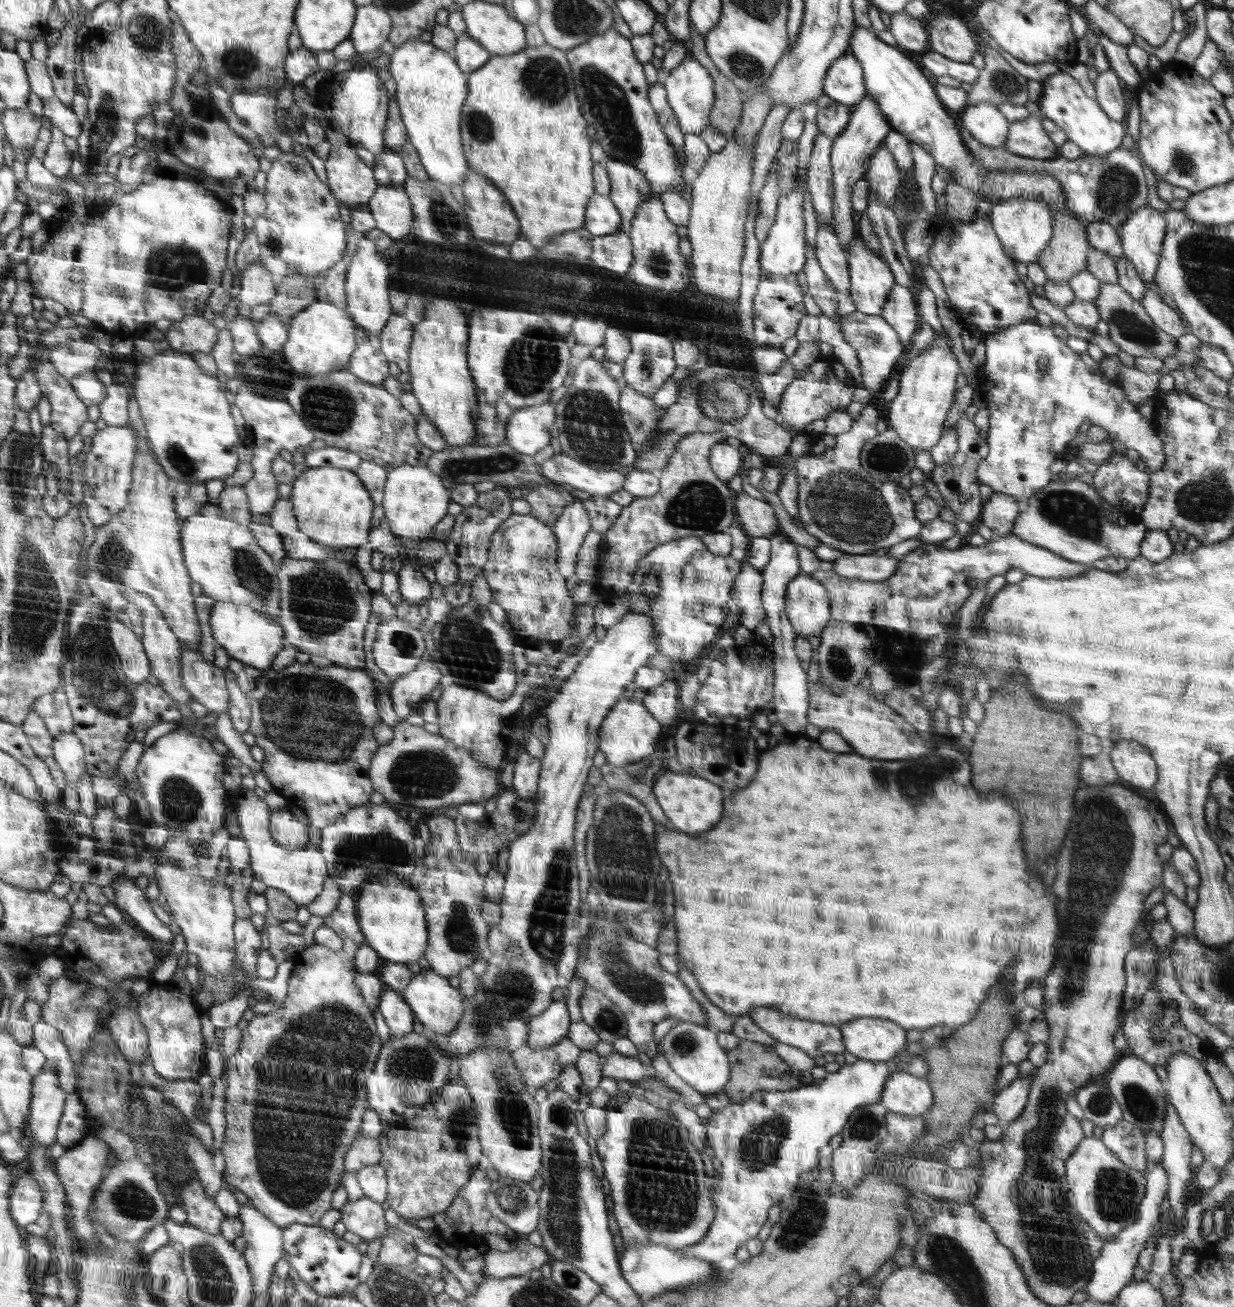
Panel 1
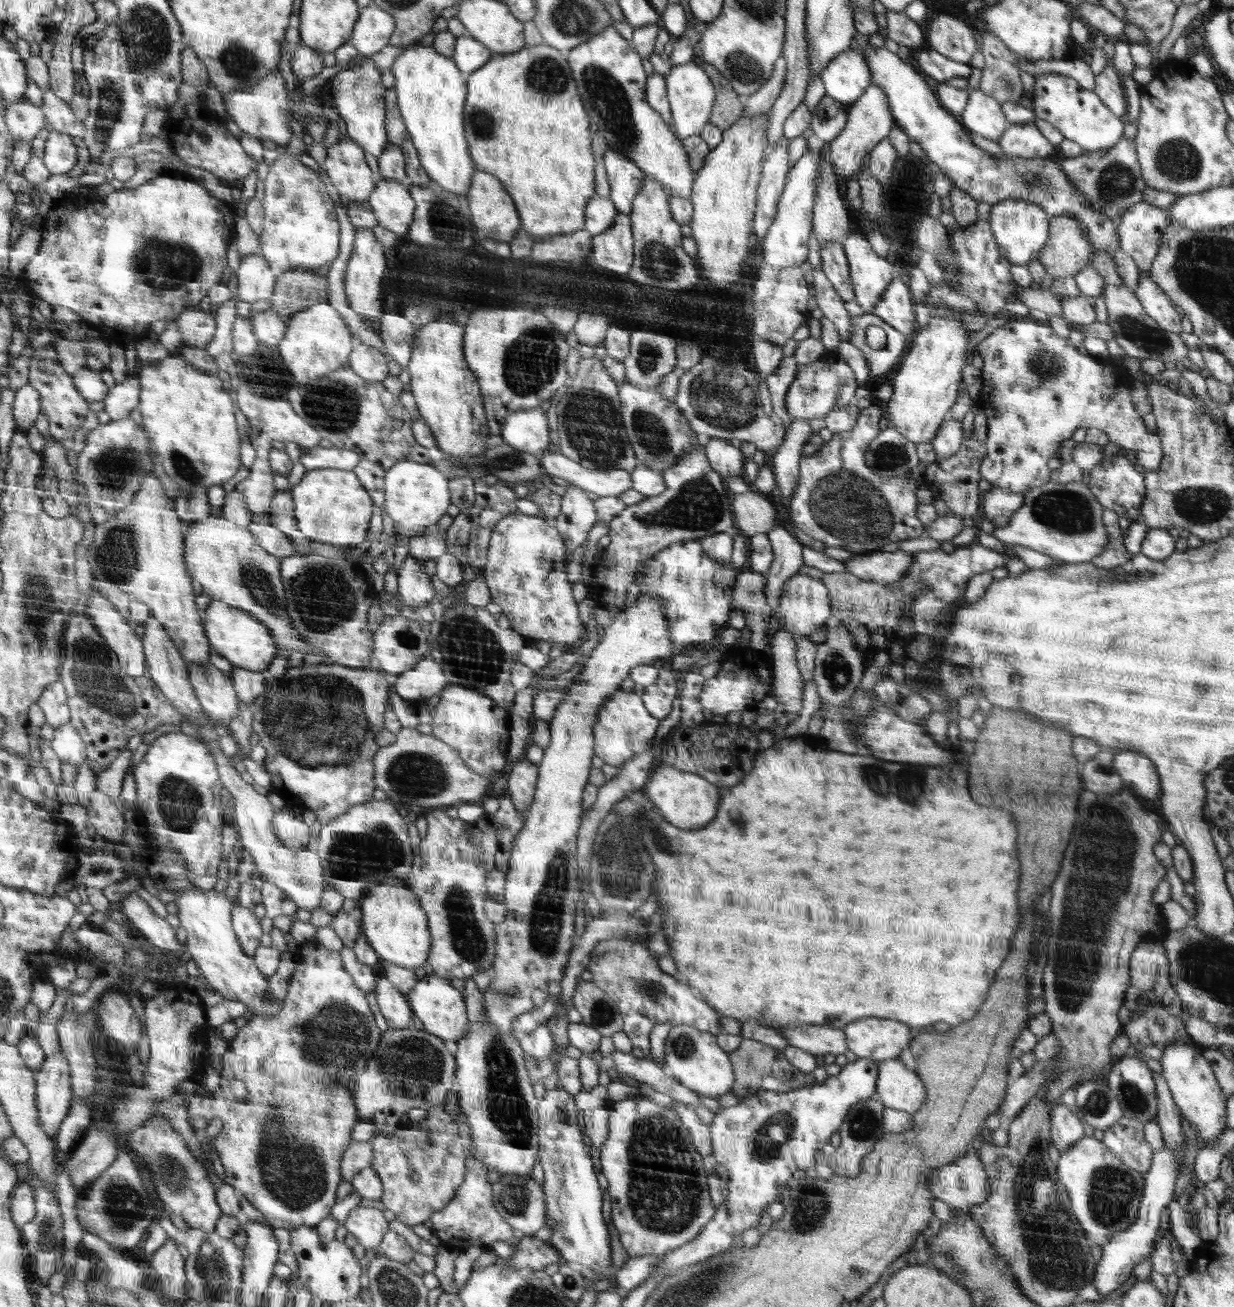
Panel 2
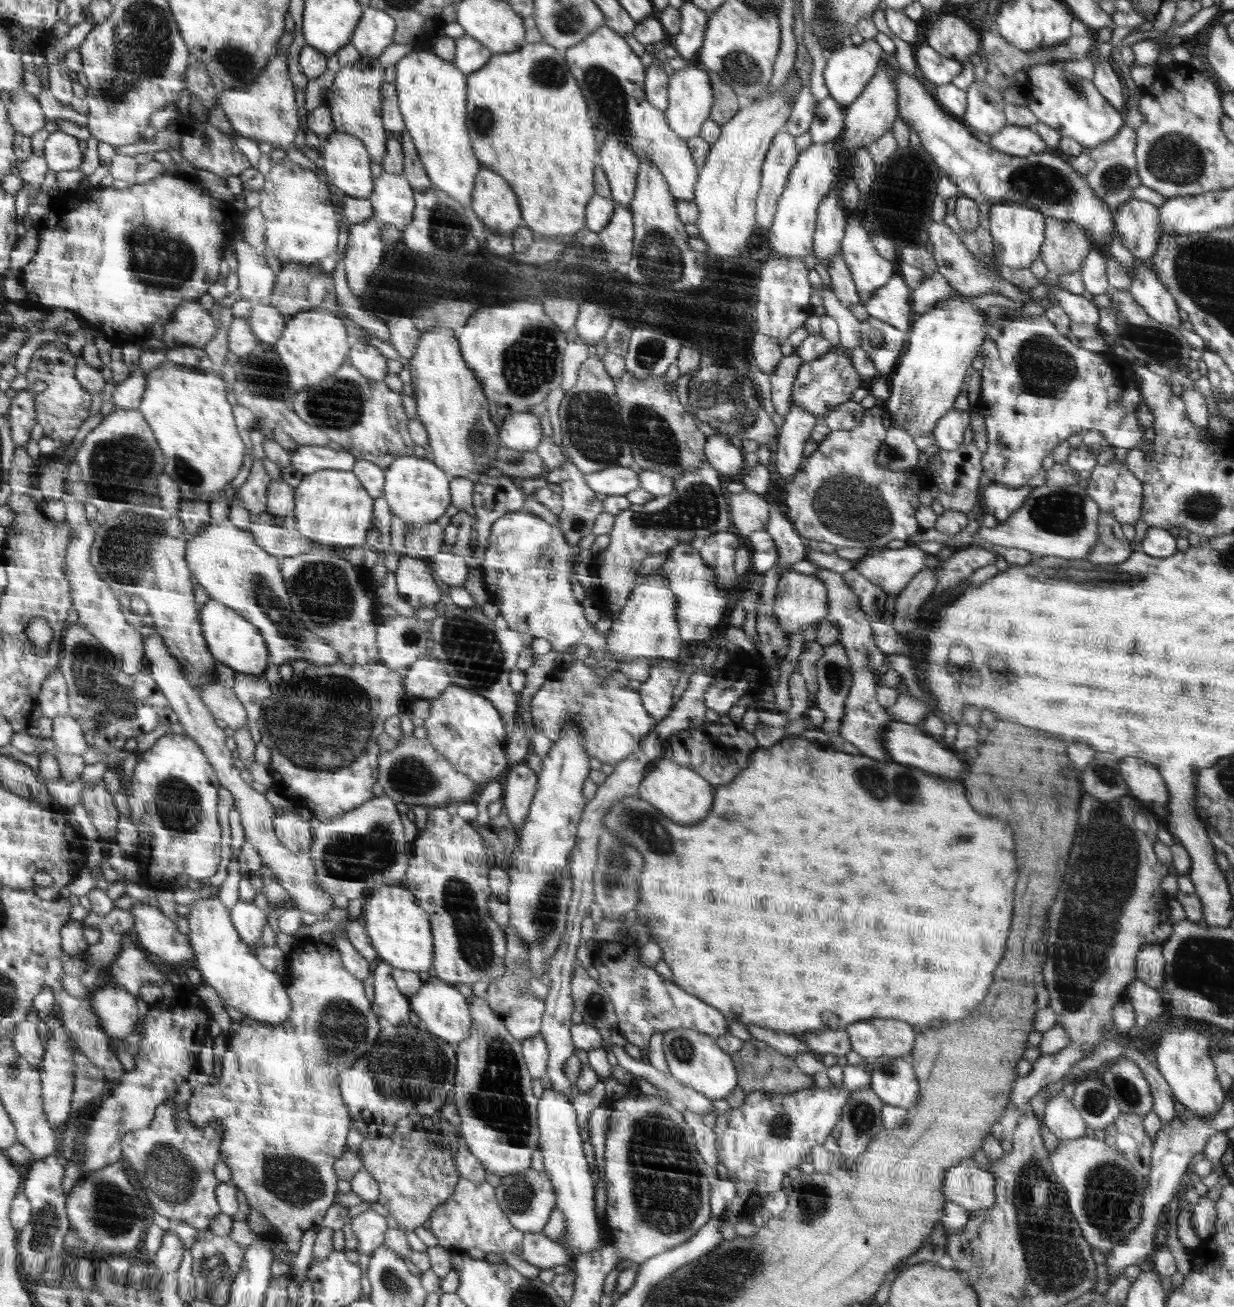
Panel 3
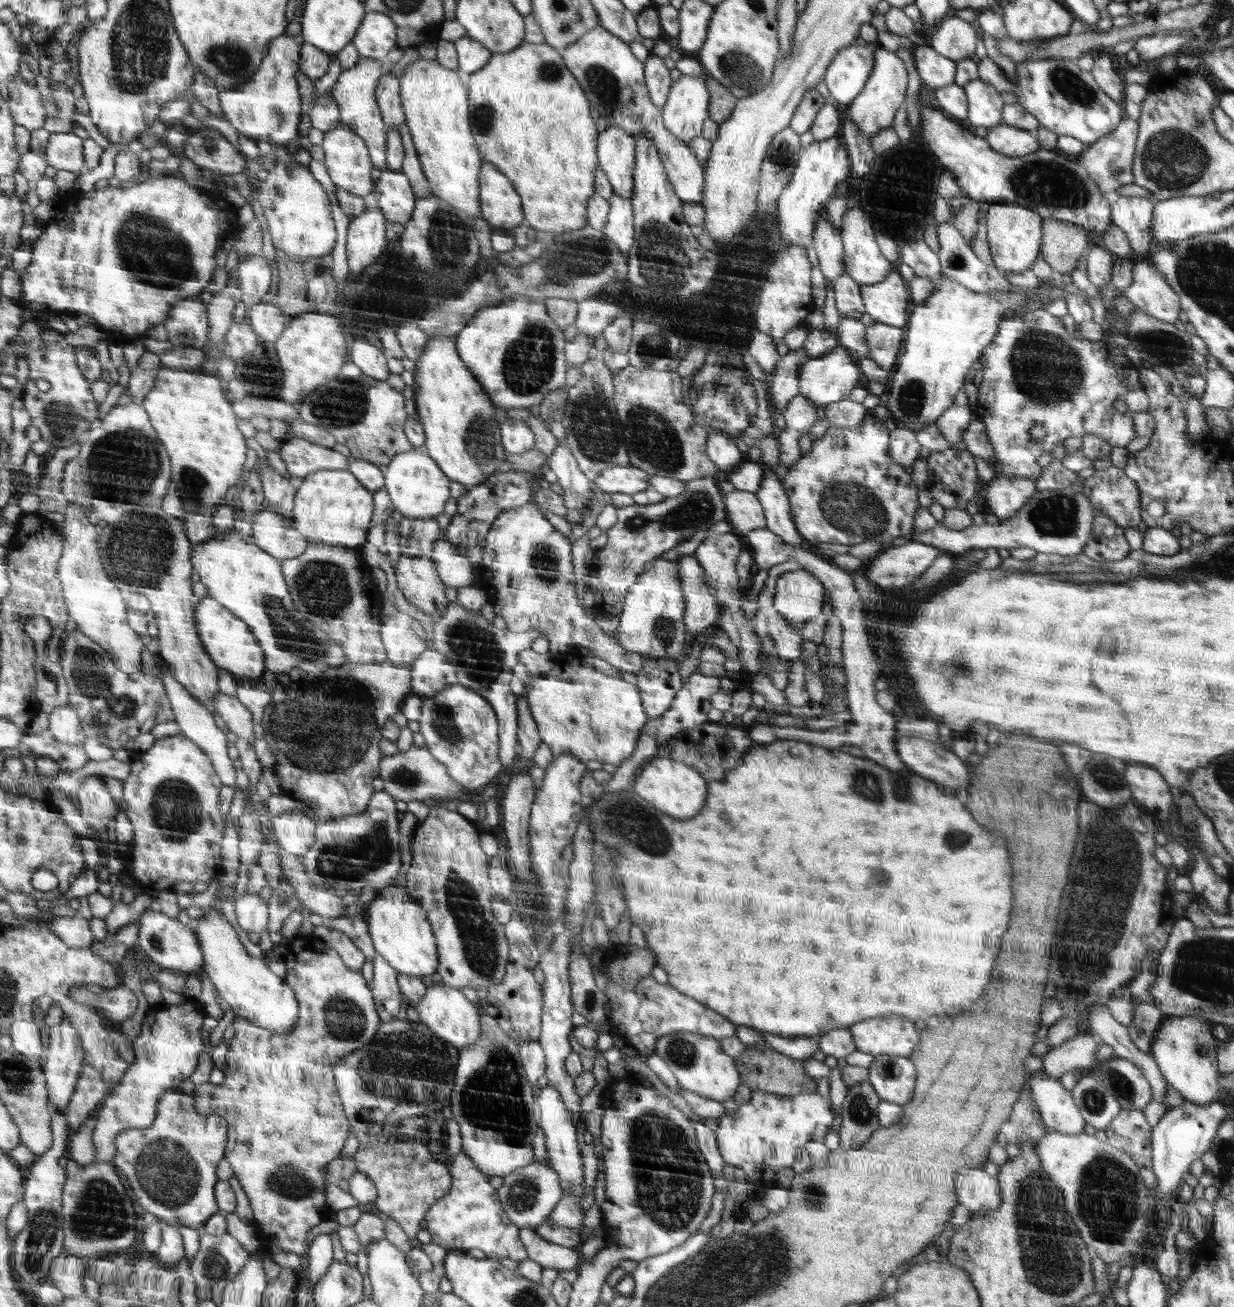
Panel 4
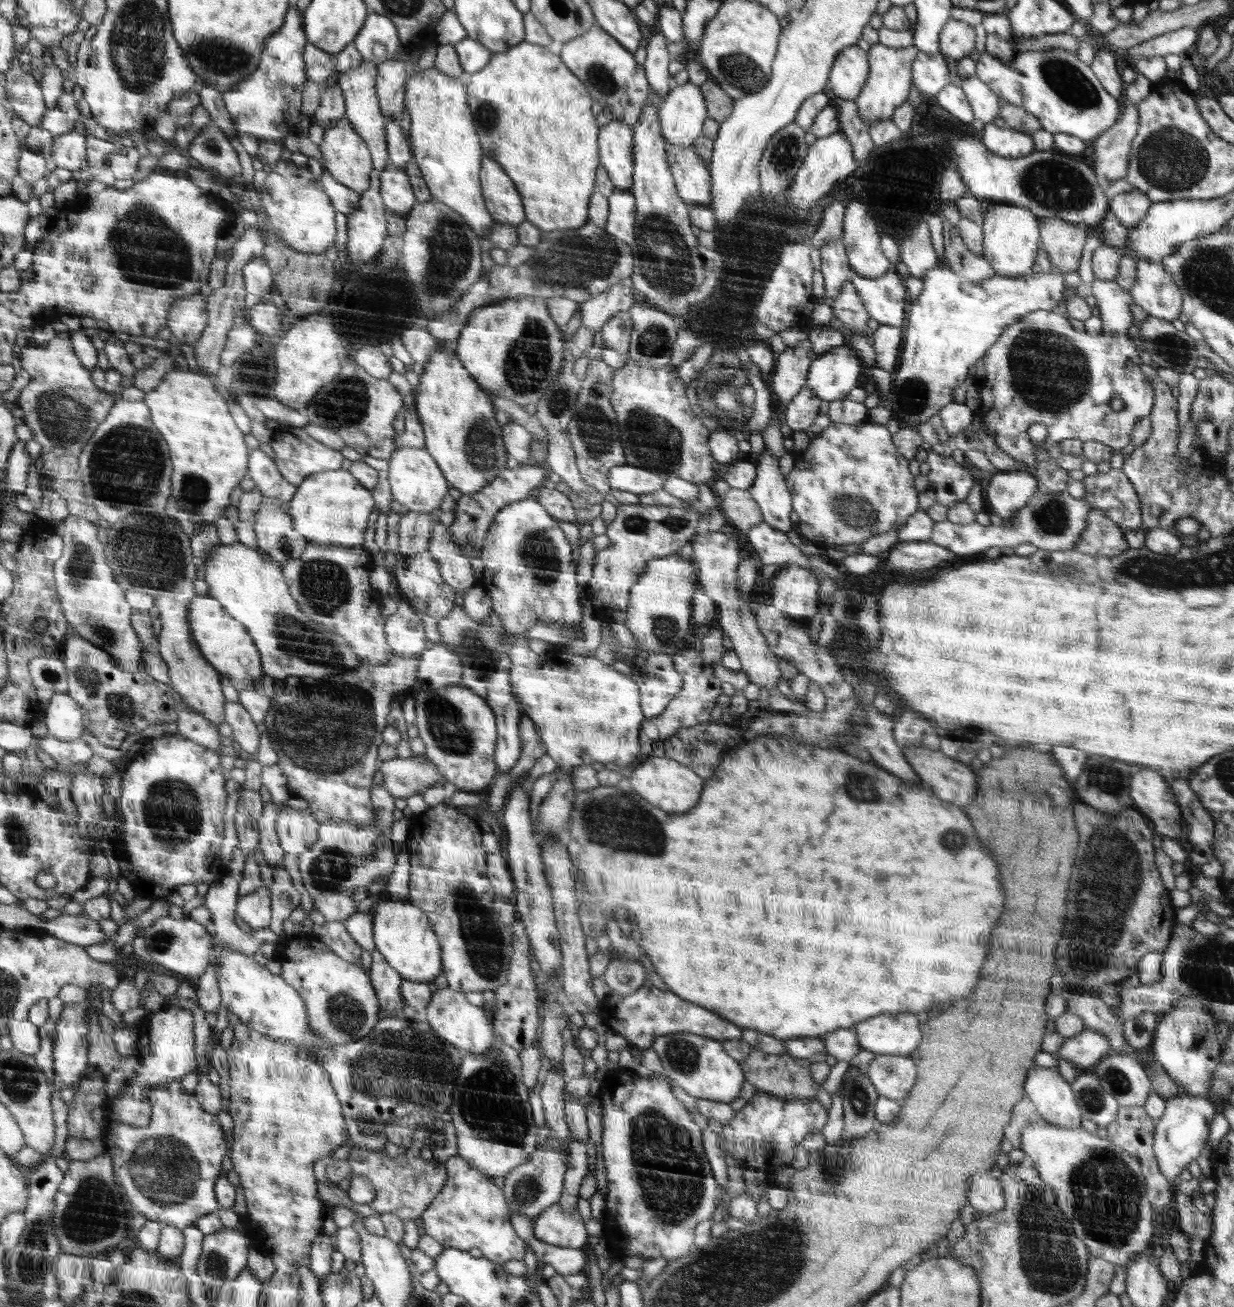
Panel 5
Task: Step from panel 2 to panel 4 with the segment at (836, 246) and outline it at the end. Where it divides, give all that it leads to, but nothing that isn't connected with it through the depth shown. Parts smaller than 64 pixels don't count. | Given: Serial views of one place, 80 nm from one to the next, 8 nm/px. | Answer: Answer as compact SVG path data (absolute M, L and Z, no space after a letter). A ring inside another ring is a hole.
M847 273L834 281L835 306L841 316L860 319L865 312L859 285Z

